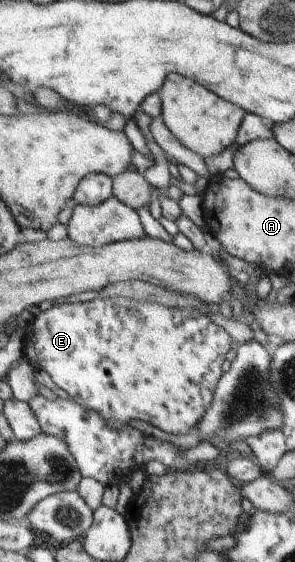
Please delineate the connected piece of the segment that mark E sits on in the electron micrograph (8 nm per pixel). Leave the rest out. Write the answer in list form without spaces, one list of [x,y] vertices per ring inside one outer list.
[[[97,298],[91,302],[77,302],[73,304],[55,304],[50,310],[40,312],[31,323],[33,338],[30,341],[30,347],[27,350],[28,357],[34,361],[36,367],[46,371],[52,377],[53,381],[63,390],[65,390],[77,404],[83,404],[91,412],[97,410],[105,422],[115,428],[123,430],[127,428],[131,420],[145,421],[166,433],[173,435],[186,435],[189,432],[195,433],[205,414],[211,410],[213,400],[216,399],[216,393],[220,387],[221,380],[224,379],[223,366],[227,360],[227,354],[233,350],[233,337],[231,334],[215,324],[207,314],[203,314],[199,309],[181,309],[171,307],[156,301],[134,300],[133,298]]]

